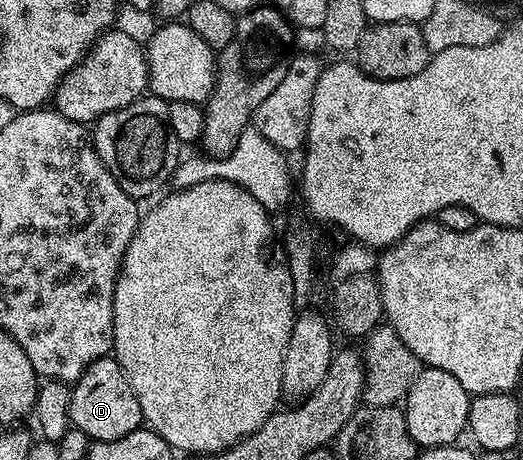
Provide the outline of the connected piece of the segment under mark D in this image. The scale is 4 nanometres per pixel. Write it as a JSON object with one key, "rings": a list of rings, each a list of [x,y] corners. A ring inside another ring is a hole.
{"rings":[[[112,356],[94,360],[80,379],[73,383],[68,414],[73,427],[83,430],[91,441],[97,443],[126,437],[143,423],[139,399],[123,368]]]}

